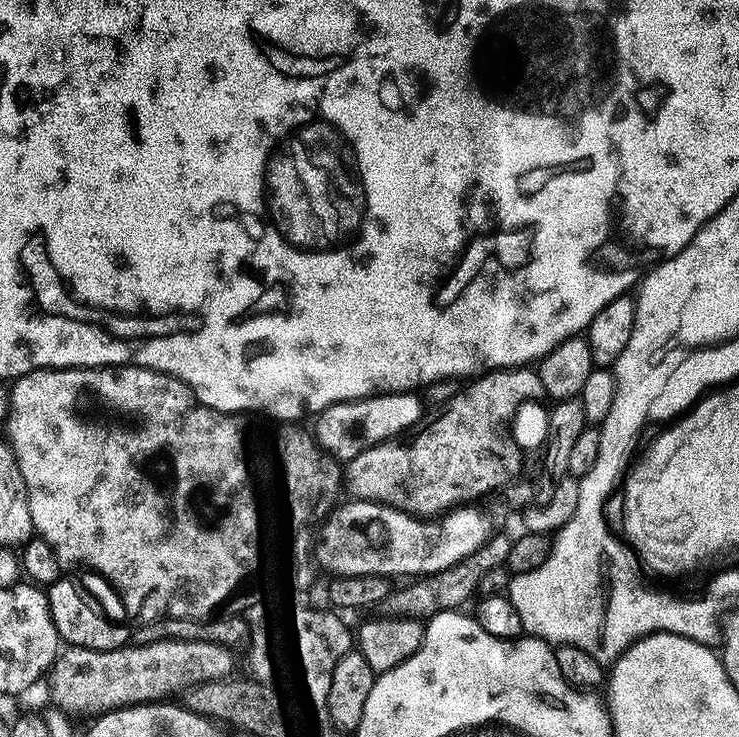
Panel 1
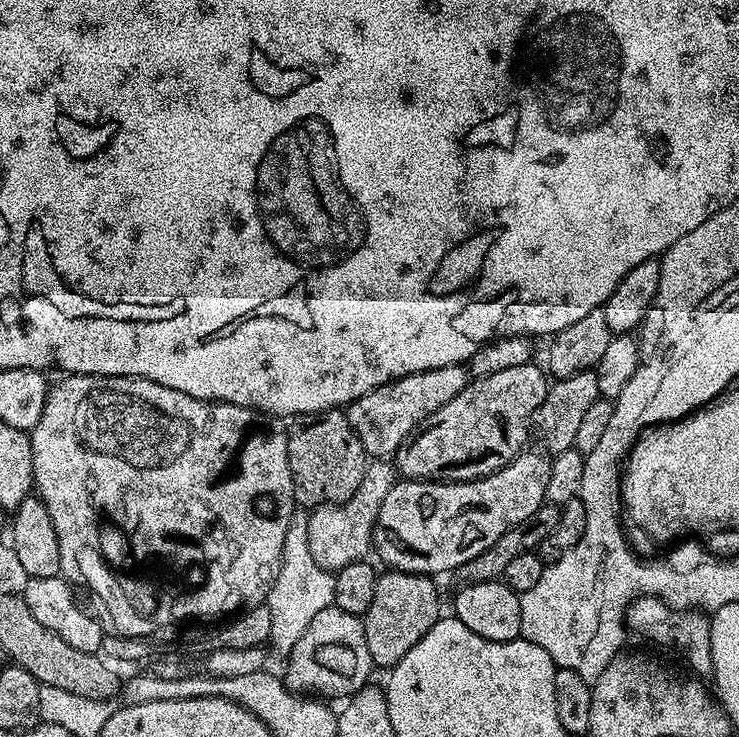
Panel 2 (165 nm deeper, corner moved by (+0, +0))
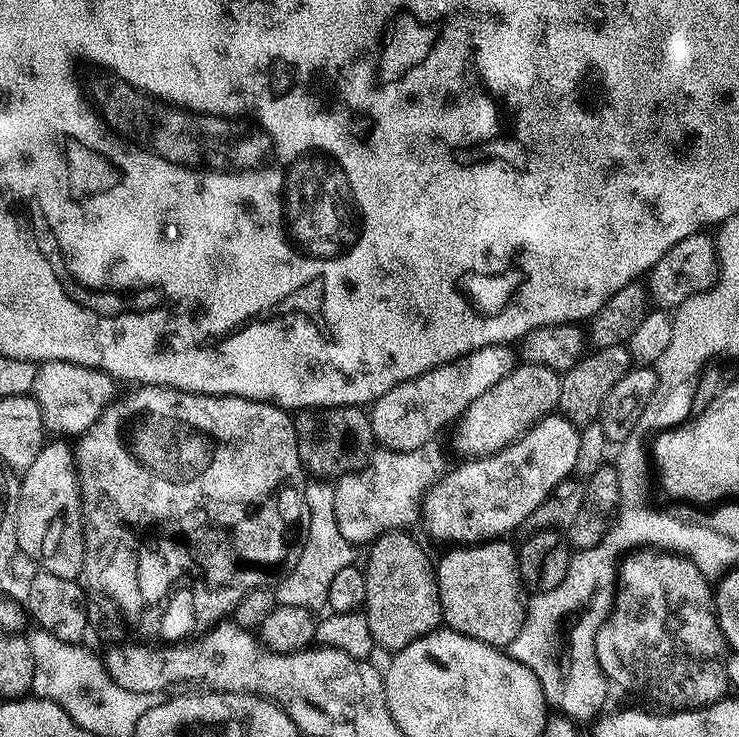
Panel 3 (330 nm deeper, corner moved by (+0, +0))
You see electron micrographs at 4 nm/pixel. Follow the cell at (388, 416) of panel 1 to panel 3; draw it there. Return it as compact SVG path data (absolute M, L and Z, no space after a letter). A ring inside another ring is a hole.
M491 344L473 352L467 352L466 355L459 356L457 360L451 360L448 364L432 368L429 372L422 373L421 376L415 376L390 390L386 390L386 394L382 394L382 398L372 401L370 411L367 413L368 425L372 428L373 441L379 447L389 448L395 452L418 450L422 446L433 443L437 439L436 435L448 423L449 427L458 420L470 402L474 402L474 398L478 398L486 390L490 390L490 386L494 386L494 382L506 378L512 373L512 369L517 367L517 353L513 349L511 352L510 349L508 344Z

